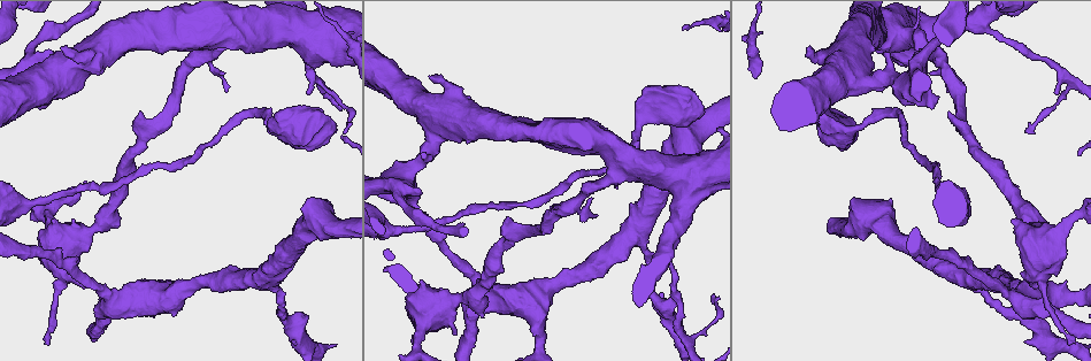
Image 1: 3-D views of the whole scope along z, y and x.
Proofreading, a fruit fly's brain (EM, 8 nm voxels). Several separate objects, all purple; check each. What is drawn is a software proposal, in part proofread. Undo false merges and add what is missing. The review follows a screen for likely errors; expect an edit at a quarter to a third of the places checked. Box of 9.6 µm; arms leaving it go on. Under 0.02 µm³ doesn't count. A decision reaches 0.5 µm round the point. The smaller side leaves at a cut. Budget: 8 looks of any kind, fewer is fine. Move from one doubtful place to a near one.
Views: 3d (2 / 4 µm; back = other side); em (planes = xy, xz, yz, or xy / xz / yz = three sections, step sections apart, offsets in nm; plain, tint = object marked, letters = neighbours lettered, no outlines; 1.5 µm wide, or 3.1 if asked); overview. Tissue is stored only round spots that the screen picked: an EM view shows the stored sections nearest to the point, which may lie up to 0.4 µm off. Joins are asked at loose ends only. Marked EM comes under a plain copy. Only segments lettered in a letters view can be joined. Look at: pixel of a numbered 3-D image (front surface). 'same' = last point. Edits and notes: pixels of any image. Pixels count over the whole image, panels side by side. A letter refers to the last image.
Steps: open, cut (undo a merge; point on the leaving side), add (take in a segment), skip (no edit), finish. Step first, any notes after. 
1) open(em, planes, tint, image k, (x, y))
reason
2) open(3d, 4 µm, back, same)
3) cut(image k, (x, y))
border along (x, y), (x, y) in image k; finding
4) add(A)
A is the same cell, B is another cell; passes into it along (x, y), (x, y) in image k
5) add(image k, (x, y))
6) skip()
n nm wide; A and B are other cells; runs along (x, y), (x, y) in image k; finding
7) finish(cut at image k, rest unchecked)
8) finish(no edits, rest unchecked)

open(3d, 2 µm, image 1, (521, 204))

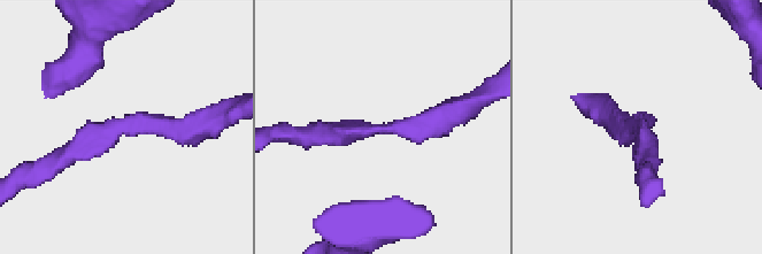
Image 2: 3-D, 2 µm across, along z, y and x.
open(em, xy, step 4, letters, image 2, (118, 128))
arms of 170, 200 nm; need the tissue

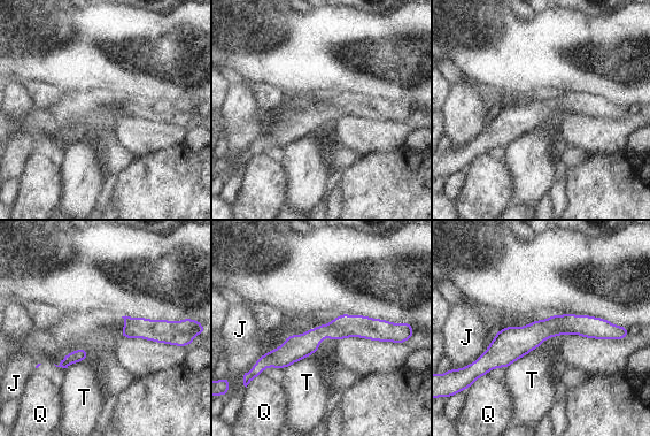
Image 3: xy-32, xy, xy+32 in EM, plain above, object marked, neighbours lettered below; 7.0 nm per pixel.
open(em, planes, letters, same)

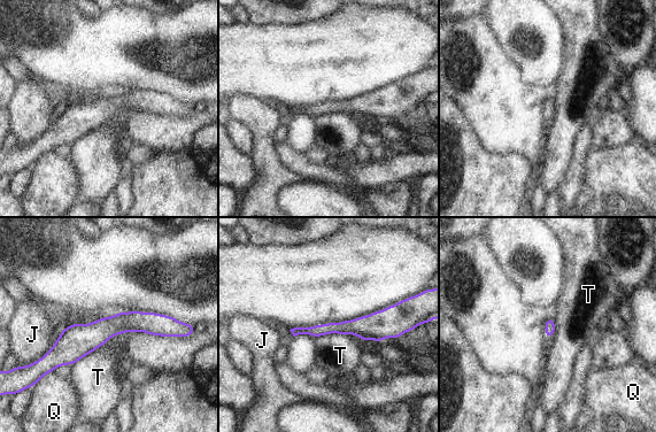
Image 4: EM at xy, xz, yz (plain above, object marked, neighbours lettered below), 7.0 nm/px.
skip()
80 nm wide; J, Q and T are other cells; border along (316, 337), (353, 333), (363, 340) in image 4; all the same neuron

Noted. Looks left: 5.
open(em, planes, letters, image 1, (48, 343))
free end

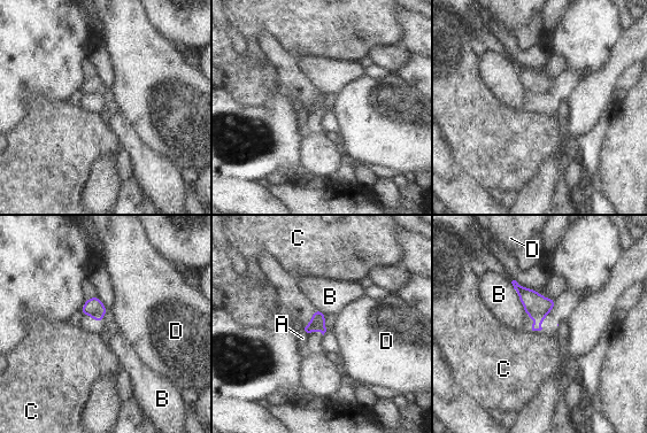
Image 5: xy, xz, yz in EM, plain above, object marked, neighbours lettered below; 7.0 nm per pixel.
add(A)
A is the same cell, B, C and D are other cells; passes into it along (317, 323), (305, 333), (302, 338) in image 5; the neuron continues

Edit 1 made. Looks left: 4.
open(em, planes, letters, image 1, (316, 113))
stops while still wide

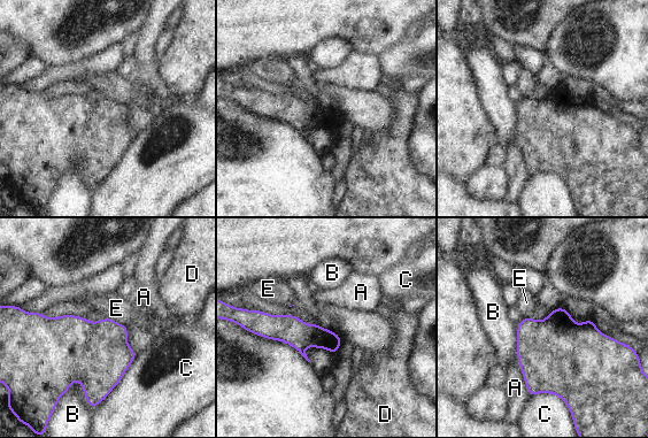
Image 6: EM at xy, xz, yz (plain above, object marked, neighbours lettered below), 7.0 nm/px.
skip()
C touches over 420 nm; A, B, C, D and E are other cells; border along (108, 316), (122, 324) in image 6; no lettered segment goes on from it

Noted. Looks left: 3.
finish(add at image 5, rest unchecked)

